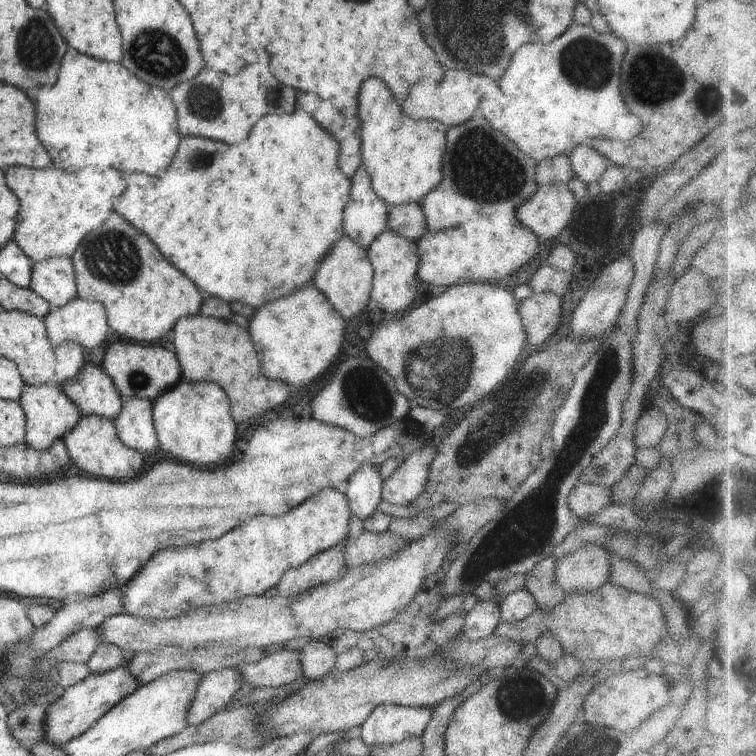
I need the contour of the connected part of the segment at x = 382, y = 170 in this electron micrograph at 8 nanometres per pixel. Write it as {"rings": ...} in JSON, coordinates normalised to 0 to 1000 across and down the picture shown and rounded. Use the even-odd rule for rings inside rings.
{"rings":[[[500,103],[481,106],[476,138],[478,220],[489,230],[493,253],[515,271],[557,267],[585,238],[585,204],[590,196],[590,164],[577,159],[545,159],[529,148],[529,138]]]}

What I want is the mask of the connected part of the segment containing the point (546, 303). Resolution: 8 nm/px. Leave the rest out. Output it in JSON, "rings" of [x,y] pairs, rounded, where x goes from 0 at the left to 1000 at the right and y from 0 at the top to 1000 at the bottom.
{"rings":[[[704,388],[685,401],[685,415],[697,439],[697,463],[706,467],[728,447],[741,426],[741,394],[733,388]]]}

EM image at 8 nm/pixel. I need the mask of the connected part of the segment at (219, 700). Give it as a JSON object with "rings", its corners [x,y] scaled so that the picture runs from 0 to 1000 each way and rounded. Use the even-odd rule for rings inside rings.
{"rings":[[[299,882],[269,892],[259,921],[250,934],[249,955],[254,960],[269,956],[286,940],[307,929],[307,921],[323,907],[312,884]]]}

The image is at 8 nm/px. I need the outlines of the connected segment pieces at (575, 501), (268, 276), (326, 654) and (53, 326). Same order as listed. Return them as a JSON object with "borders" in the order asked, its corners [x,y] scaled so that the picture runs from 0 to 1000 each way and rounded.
{"borders":[[[[767,639],[753,651],[750,665],[754,675],[770,687],[795,677],[811,661],[811,647],[786,639]]],[[[392,146],[386,151],[370,151],[370,153],[349,153],[341,159],[341,164],[333,169],[331,180],[312,190],[312,193],[302,193],[296,188],[286,188],[286,185],[275,185],[275,183],[262,183],[262,180],[243,180],[238,185],[235,201],[228,212],[228,217],[222,220],[222,225],[212,228],[209,233],[196,233],[196,230],[185,230],[185,228],[156,228],[151,222],[138,222],[138,225],[127,225],[136,229],[136,263],[138,267],[127,272],[127,276],[135,278],[146,283],[148,278],[156,280],[159,286],[164,286],[180,304],[190,307],[206,325],[209,331],[220,339],[220,344],[225,349],[230,349],[238,360],[243,360],[249,368],[265,381],[265,386],[272,392],[288,392],[294,397],[303,399],[323,399],[333,407],[341,407],[357,397],[365,397],[393,385],[396,381],[411,376],[415,361],[419,358],[423,345],[438,331],[446,317],[455,312],[454,307],[454,280],[463,265],[463,250],[466,239],[450,228],[447,220],[448,190],[443,183],[429,169],[423,169],[413,153],[407,153],[399,146]]],[[[427,848],[407,849],[397,860],[401,894],[409,898],[426,898],[444,884],[446,862]]],[[[106,393],[69,409],[57,418],[57,425],[70,456],[93,450],[110,458],[114,466],[132,458],[147,440],[138,403]]]]}

